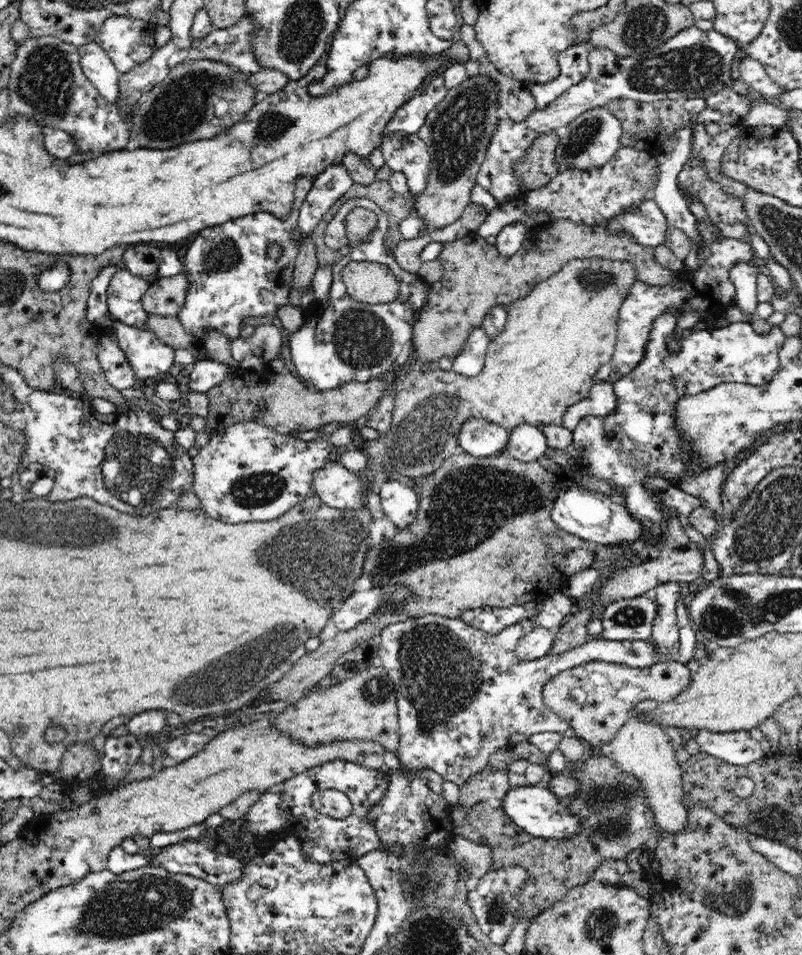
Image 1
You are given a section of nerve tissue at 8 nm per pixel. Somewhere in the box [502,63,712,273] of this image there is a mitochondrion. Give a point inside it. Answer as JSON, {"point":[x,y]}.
{"point":[581,139]}

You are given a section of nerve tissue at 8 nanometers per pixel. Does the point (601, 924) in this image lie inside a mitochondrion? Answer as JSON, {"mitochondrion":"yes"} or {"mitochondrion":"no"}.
{"mitochondrion":"yes"}

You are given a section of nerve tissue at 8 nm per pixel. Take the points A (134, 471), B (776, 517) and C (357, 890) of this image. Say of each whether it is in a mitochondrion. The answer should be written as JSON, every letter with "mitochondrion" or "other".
{"A":"mitochondrion","B":"mitochondrion","C":"other"}

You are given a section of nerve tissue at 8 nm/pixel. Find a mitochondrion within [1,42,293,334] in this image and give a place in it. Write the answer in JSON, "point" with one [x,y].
{"point":[187,103]}

